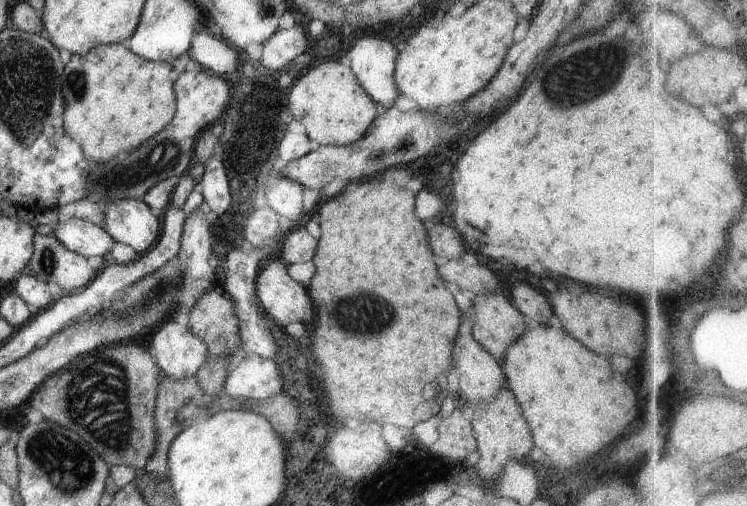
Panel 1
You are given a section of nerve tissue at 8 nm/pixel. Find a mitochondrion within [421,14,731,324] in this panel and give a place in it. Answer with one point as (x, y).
(569, 72)

